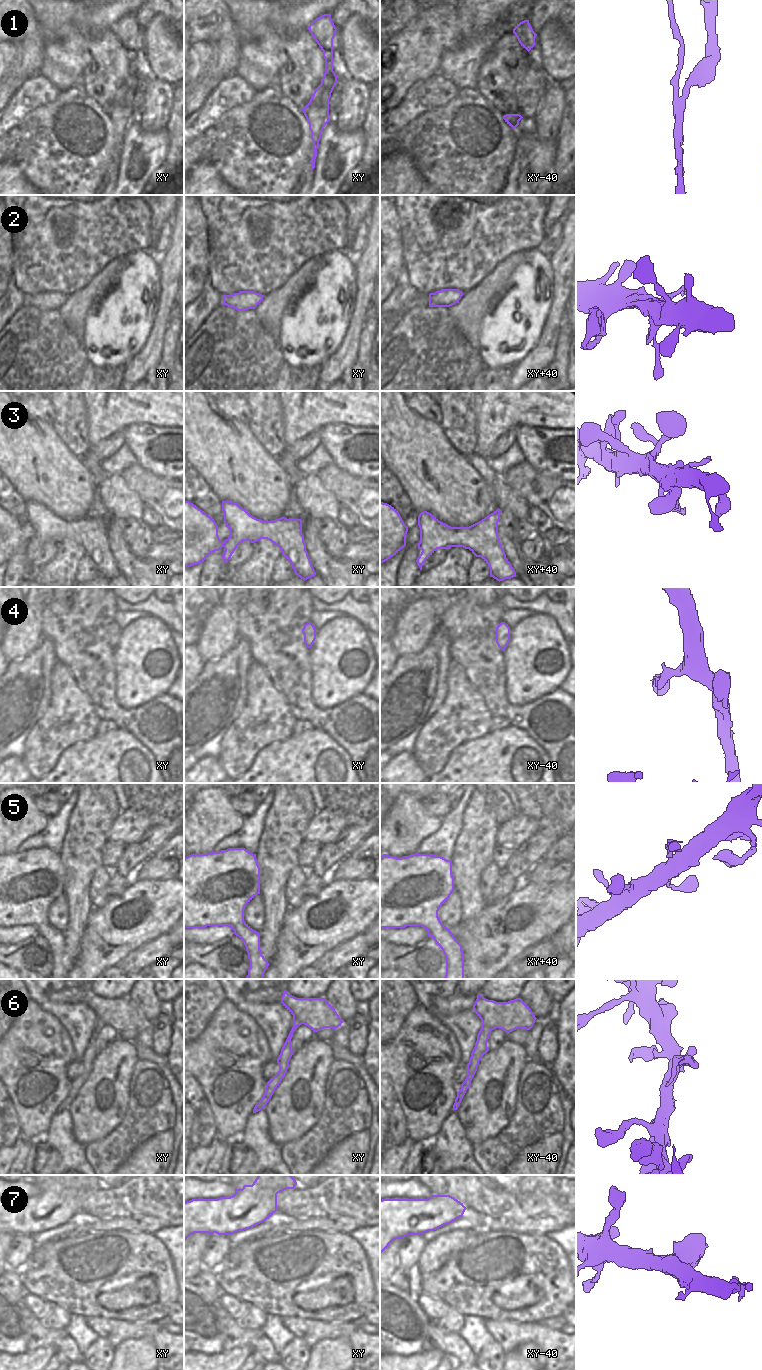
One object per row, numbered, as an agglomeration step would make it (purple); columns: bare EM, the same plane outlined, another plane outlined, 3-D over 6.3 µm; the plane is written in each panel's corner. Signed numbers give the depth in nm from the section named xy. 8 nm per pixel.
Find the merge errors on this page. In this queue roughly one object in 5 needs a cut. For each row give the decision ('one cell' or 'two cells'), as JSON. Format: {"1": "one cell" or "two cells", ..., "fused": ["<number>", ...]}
{"1": "two cells", "2": "two cells", "3": "one cell", "4": "one cell", "5": "one cell", "6": "one cell", "7": "one cell", "fused": ["1", "2"]}

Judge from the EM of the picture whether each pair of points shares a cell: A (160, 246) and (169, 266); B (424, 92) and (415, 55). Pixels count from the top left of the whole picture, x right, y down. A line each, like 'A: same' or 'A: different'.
A: different
B: different

